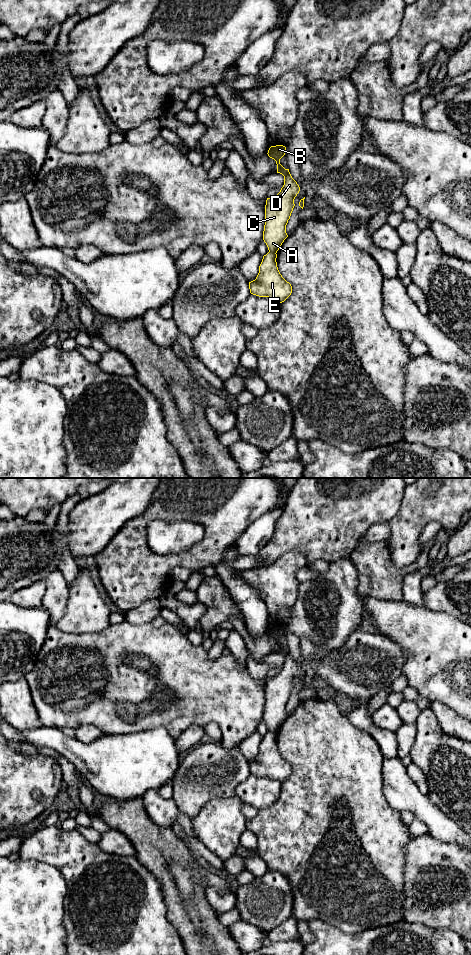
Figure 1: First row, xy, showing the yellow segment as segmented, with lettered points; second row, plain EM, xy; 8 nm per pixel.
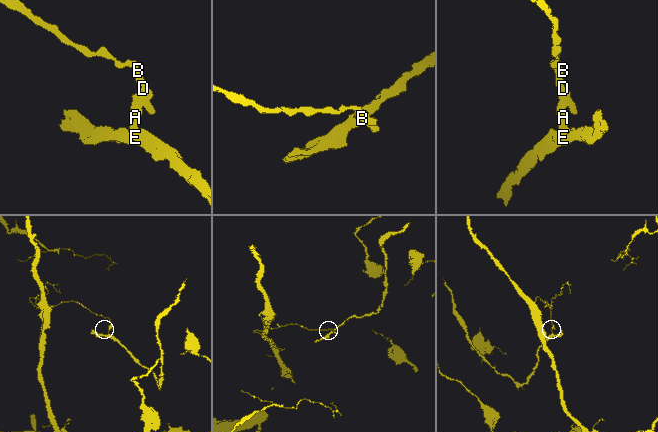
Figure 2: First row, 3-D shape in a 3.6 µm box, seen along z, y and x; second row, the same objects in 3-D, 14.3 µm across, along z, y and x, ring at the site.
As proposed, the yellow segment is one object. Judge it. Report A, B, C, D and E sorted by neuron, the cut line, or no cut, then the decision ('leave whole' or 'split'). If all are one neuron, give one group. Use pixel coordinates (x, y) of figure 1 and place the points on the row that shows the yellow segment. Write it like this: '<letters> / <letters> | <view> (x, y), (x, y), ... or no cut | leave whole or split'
A B C D / E | xy (269, 251), (275, 253) | split

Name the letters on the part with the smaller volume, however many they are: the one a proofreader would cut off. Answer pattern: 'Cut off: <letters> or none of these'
Cut off: E

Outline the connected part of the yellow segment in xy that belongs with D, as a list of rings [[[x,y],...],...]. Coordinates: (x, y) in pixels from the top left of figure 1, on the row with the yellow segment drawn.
[[[283,145],[271,146],[268,156],[276,161],[277,173],[284,176],[284,185],[280,192],[267,198],[265,205],[265,225],[263,240],[269,252],[277,253],[284,240],[288,237],[286,225],[295,206],[294,199],[300,191],[297,182],[292,178],[289,169],[280,164],[280,159],[285,155],[286,147]]]

